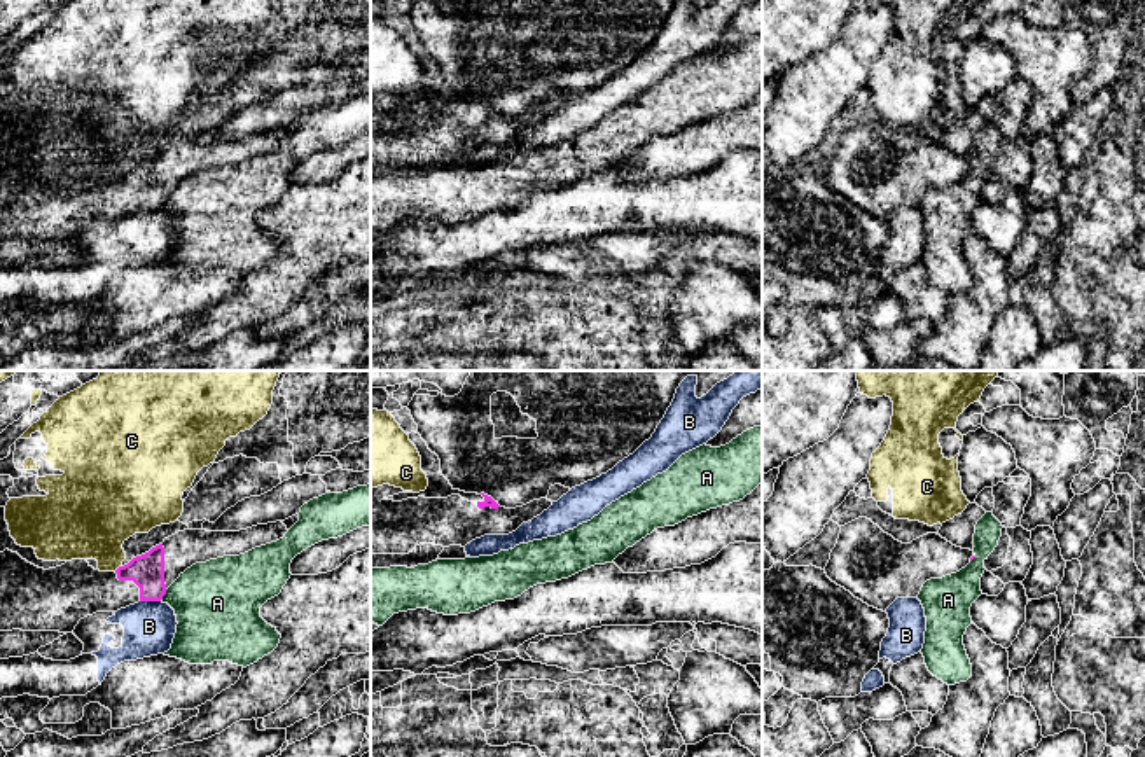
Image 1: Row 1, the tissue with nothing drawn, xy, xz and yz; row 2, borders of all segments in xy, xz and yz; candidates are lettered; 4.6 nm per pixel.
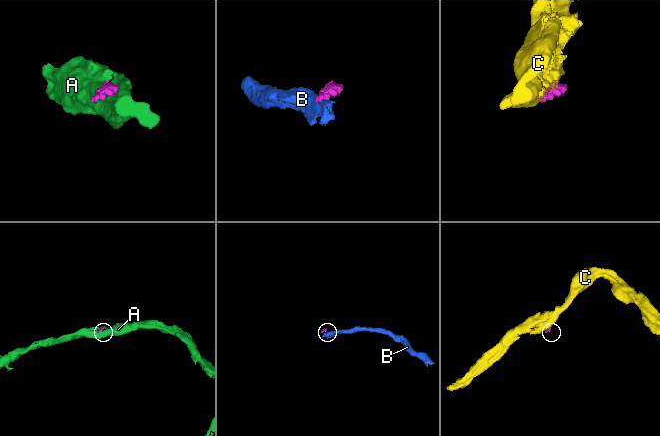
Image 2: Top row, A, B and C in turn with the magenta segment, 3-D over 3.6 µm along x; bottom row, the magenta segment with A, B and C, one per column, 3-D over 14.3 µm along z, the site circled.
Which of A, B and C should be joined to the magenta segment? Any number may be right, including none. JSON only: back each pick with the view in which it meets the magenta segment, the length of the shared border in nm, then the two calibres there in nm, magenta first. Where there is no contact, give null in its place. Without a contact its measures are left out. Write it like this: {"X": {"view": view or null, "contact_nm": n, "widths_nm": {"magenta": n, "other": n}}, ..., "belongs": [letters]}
{"belongs": []}

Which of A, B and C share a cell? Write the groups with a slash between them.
A / B / C

